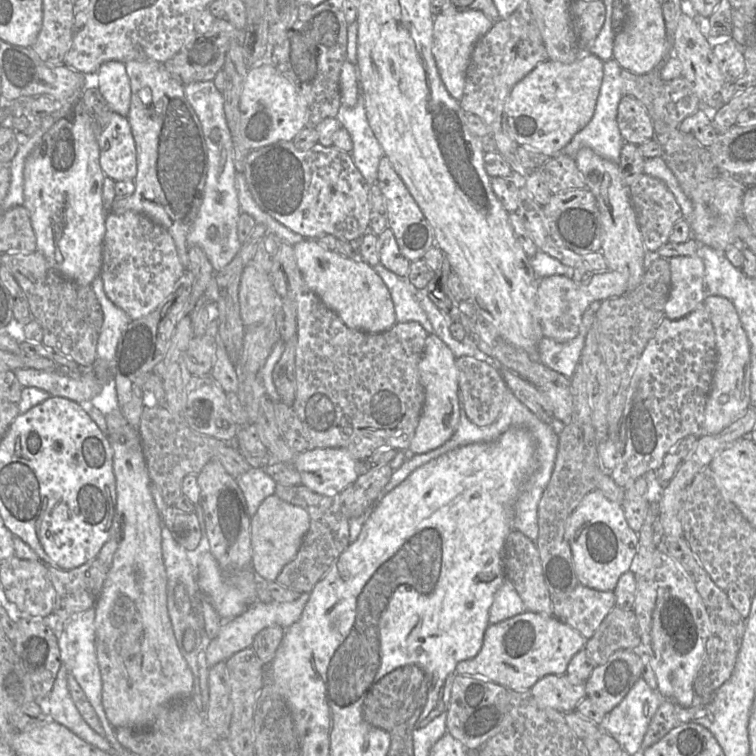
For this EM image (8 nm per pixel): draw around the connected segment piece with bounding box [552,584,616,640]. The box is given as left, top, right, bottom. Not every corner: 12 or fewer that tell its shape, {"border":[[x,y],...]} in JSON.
{"border":[[579,584],[552,597],[553,616],[591,638],[616,606],[612,591]]}

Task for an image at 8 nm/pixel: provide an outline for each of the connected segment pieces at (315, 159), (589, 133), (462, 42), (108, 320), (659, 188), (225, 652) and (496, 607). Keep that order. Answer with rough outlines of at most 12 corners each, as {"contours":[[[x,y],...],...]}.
{"contours":[[[279,141],[242,172],[306,239],[358,242],[370,185],[350,153]],[[605,61],[591,121],[562,152],[589,147],[618,163],[625,143],[617,123],[622,68]],[[478,10],[434,18],[432,53],[450,95],[463,97],[474,46],[493,21]],[[99,276],[90,287],[103,312],[92,367],[110,368],[131,319],[106,296]],[[642,173],[629,188],[645,250],[669,242],[680,205]],[[310,593],[287,602],[256,602],[224,620],[204,654],[209,667],[250,647],[262,629],[286,629]],[[504,580],[489,609],[489,624],[527,610],[523,600]]]}

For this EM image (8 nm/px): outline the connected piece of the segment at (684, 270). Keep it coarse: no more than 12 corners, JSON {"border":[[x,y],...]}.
{"border":[[700,255],[669,260],[665,317],[678,320],[707,295]]}

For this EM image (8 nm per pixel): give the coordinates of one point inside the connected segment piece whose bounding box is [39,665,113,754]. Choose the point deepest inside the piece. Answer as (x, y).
(58, 705)

